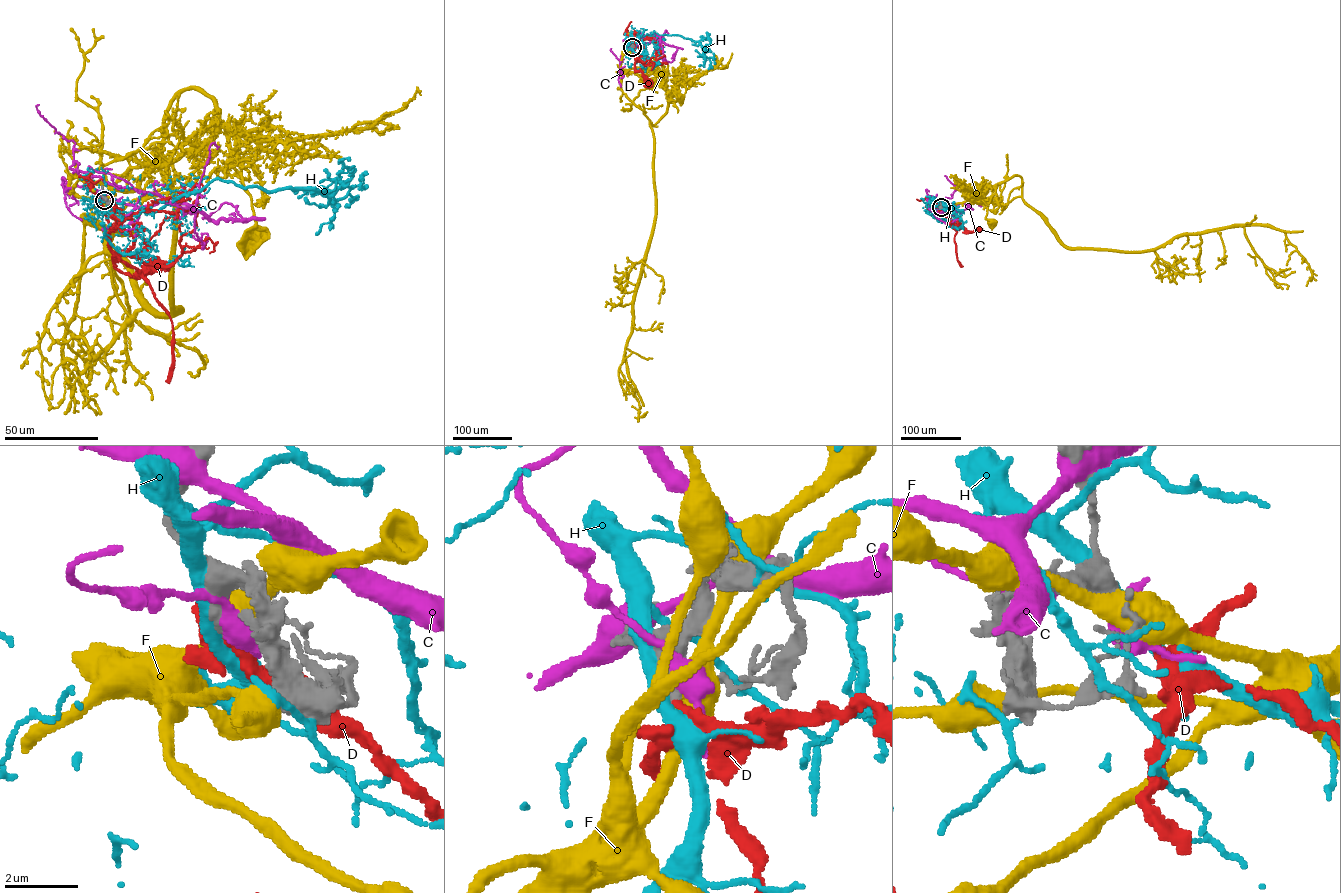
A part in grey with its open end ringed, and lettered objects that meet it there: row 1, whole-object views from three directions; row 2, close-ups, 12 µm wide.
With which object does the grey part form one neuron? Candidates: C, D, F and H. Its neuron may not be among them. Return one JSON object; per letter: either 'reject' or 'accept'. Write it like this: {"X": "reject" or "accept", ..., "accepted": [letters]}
{"C": "reject", "D": "accept", "F": "reject", "H": "reject", "accepted": ["D"]}

